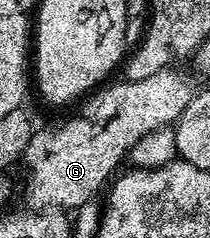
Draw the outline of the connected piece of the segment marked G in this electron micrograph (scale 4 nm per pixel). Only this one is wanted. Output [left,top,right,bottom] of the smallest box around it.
[22,67,194,211]

